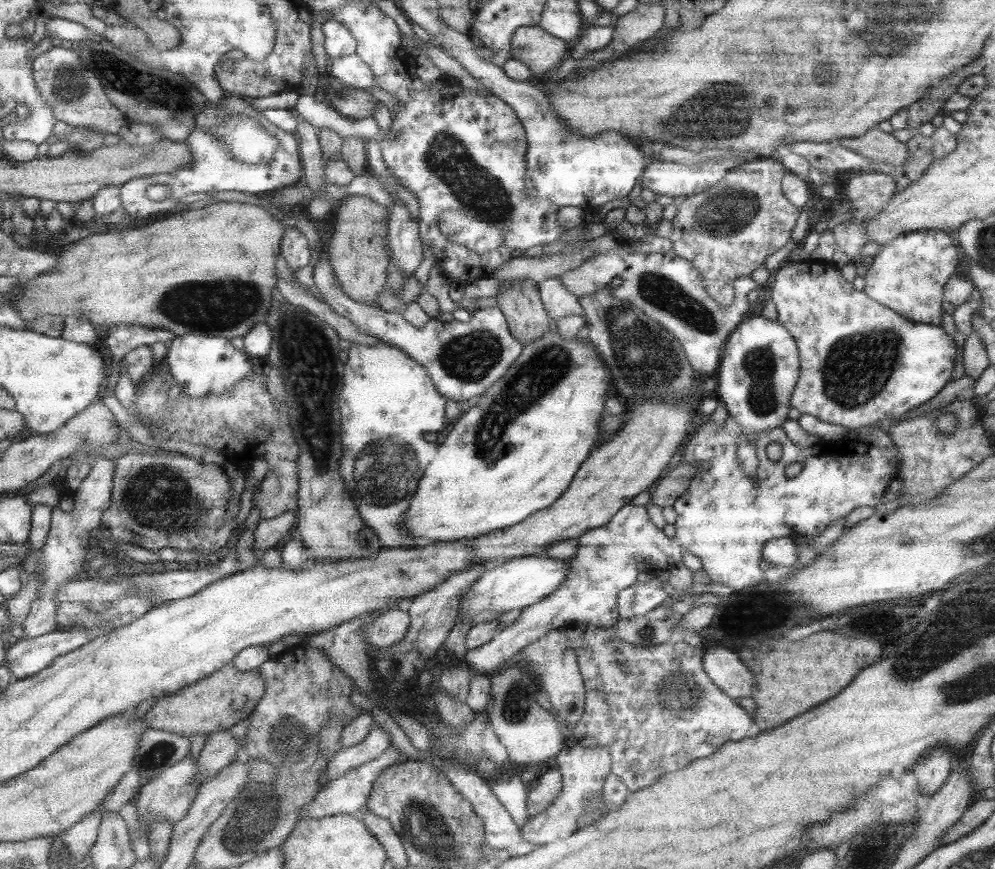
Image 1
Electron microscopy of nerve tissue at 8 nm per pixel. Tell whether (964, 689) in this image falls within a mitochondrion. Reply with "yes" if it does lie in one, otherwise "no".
yes

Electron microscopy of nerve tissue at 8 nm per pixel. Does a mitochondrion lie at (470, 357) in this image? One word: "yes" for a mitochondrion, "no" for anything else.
yes

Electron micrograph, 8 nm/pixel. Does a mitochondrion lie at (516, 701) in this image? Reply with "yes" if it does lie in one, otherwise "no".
yes

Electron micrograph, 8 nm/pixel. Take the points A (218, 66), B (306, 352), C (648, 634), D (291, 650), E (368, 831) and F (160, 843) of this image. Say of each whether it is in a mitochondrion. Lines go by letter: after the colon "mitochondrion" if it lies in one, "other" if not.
A: other
B: mitochondrion
C: mitochondrion
D: other
E: other
F: other

